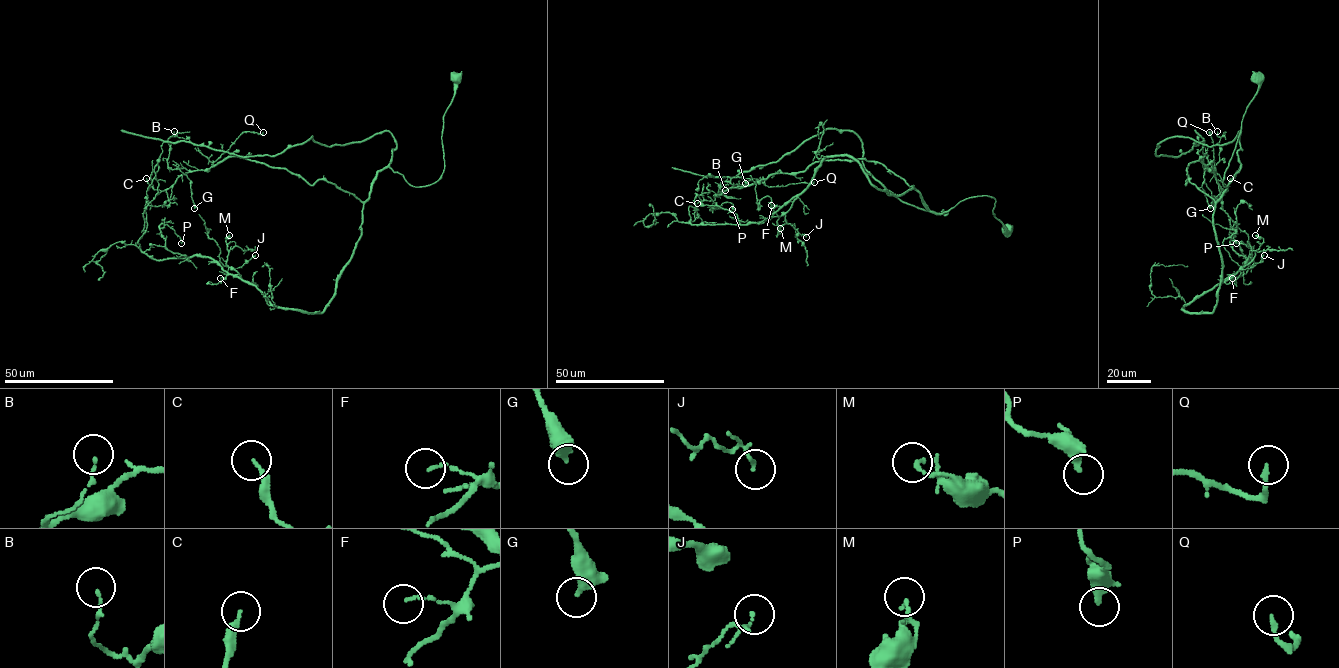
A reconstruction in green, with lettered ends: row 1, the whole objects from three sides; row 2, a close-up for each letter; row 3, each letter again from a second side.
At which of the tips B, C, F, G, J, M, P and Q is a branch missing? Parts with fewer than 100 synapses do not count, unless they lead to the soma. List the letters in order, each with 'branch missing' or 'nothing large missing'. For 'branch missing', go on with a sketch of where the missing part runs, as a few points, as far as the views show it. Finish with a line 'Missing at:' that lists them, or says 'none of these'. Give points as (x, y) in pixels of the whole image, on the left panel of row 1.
B: nothing large missing
C: nothing large missing
F: nothing large missing
G: nothing large missing
J: nothing large missing
M: nothing large missing
P: nothing large missing
Q: nothing large missing
Missing at: none of these

